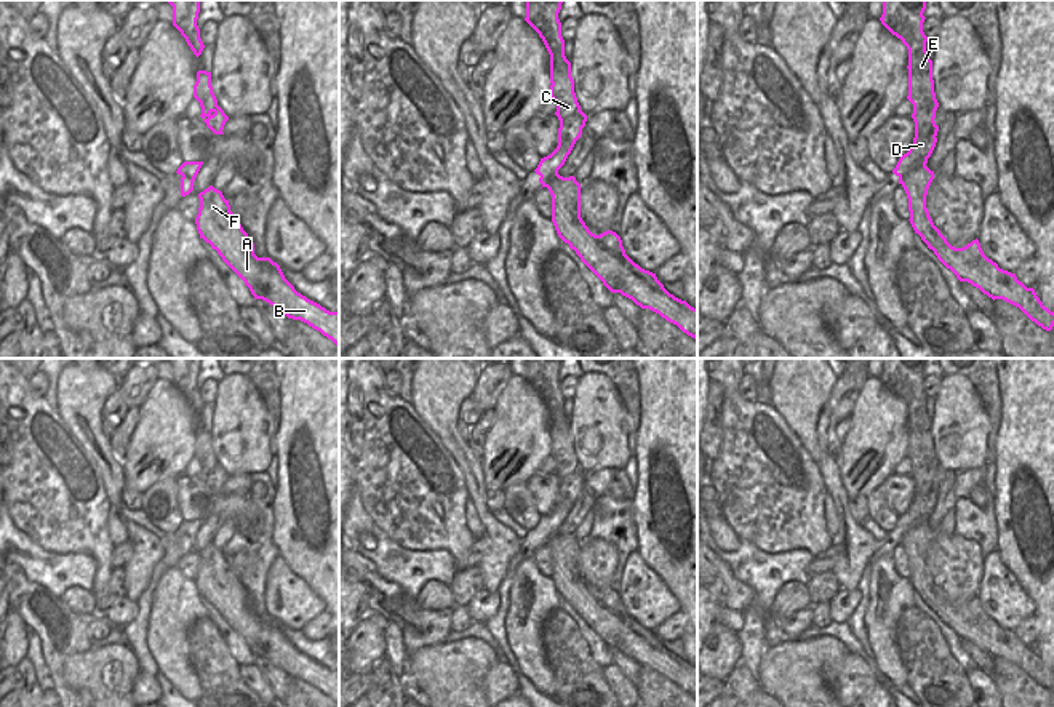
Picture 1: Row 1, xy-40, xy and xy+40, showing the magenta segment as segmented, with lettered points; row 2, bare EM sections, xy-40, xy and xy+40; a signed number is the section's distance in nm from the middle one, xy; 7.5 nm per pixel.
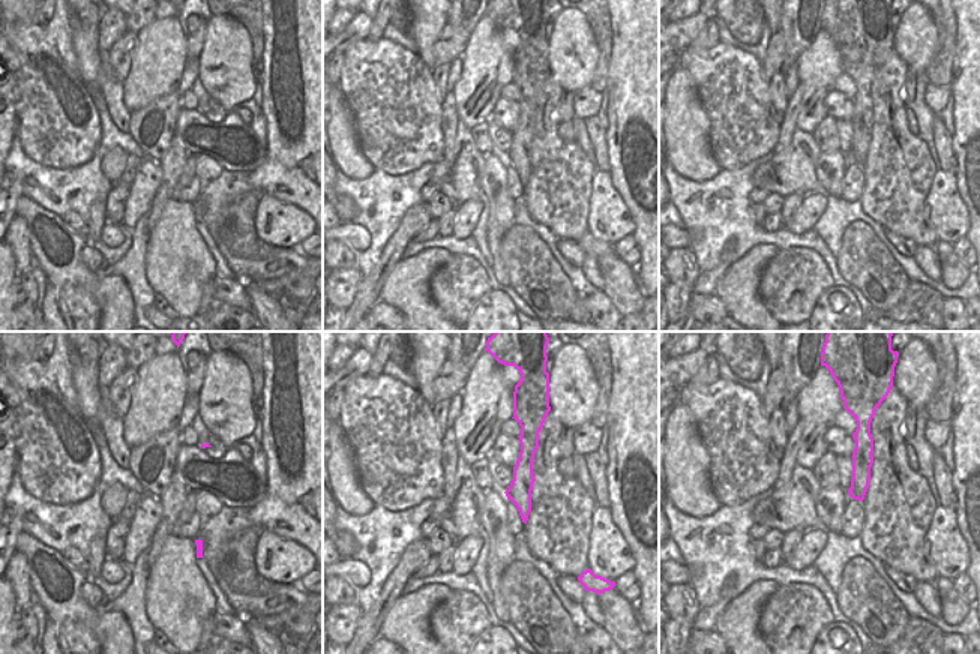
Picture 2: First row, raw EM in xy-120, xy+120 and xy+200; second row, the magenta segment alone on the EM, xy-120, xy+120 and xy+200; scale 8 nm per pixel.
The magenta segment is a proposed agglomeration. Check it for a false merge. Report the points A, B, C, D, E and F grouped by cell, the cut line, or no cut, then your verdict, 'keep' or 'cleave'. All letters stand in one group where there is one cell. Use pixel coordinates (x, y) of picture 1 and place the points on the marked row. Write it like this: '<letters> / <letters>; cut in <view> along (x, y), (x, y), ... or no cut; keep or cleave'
A B C D E F; no cut; keep

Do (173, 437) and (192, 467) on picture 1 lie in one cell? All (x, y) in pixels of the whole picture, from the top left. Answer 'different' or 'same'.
different

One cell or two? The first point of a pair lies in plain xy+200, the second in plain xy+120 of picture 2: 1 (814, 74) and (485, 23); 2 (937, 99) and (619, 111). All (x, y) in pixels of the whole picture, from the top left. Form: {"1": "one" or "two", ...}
{"1": "one", "2": "two"}

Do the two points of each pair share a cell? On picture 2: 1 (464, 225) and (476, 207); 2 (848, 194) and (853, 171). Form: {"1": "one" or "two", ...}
{"1": "one", "2": "one"}

